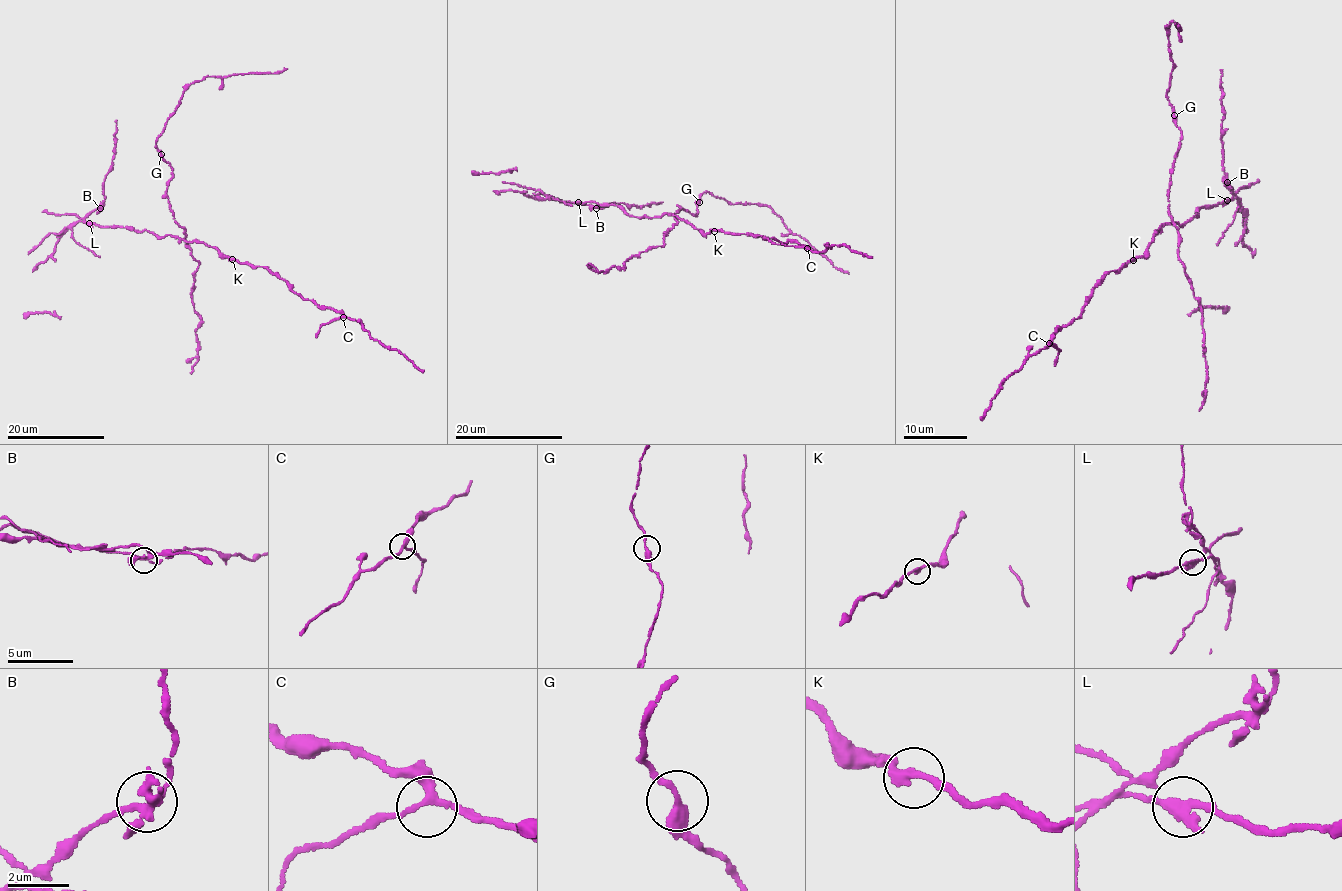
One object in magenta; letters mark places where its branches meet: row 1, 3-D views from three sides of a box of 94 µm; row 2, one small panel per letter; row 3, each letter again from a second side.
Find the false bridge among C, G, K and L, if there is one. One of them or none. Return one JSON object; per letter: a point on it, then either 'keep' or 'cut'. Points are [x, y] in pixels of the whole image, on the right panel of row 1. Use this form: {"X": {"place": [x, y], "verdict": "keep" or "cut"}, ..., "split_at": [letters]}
{"C": {"place": [1049, 343], "verdict": "keep"}, "G": {"place": [1174, 115], "verdict": "keep"}, "K": {"place": [1133, 260], "verdict": "keep"}, "L": {"place": [1227, 200], "verdict": "cut"}, "split_at": ["L"]}

